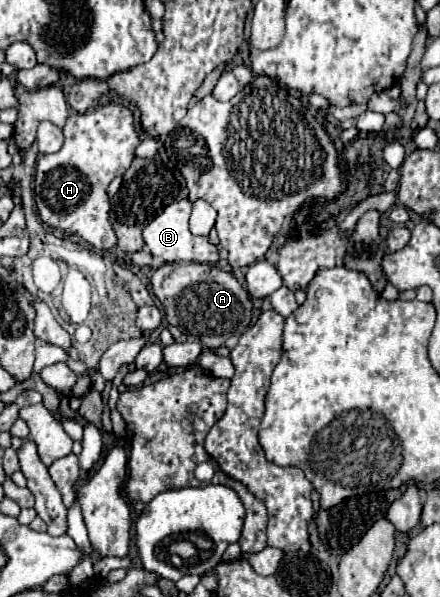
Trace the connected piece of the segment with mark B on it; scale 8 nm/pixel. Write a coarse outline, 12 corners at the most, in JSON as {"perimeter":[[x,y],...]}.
{"perimeter":[[189,200],[167,206],[143,230],[161,262],[219,260],[189,232]]}

